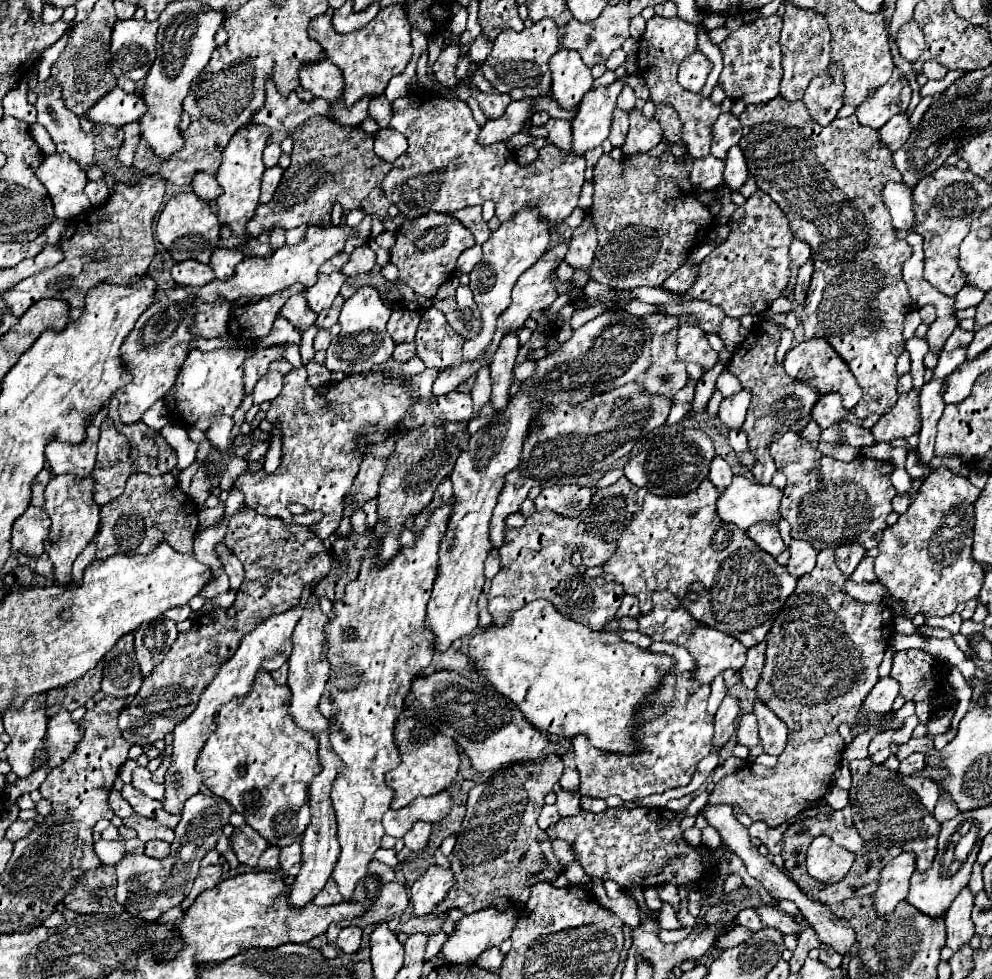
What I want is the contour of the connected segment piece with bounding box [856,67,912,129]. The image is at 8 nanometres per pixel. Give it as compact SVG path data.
M894 67L888 83L872 91L872 95L868 95L868 99L860 103L860 107L856 107L858 123L872 129L882 127L890 117L898 115L900 111L906 111L910 103L910 93L912 89L908 79L898 67Z

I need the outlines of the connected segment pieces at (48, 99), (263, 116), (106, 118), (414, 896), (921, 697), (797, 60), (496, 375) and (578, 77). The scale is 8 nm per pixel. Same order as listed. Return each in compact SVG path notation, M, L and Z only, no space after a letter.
M48 79L46 83L36 87L38 93L38 101L36 101L36 111L38 111L38 123L44 125L56 145L56 149L60 153L68 153L72 159L76 159L76 163L80 163L80 167L86 171L88 165L96 163L96 149L94 149L94 138L98 134L98 129L92 130L89 133L84 133L78 125L78 117L68 111L64 107L62 95L60 95L60 85L54 79Z
M272 77L266 79L266 101L260 111L256 111L250 123L260 123L270 129L270 141L280 143L282 139L290 137L294 129L312 115L326 115L328 117L328 101L312 99L310 103L298 99L296 93L282 97Z
M114 87L106 97L102 97L88 113L92 123L108 123L122 127L134 123L144 115L144 99L136 93L124 93L120 87Z
M432 865L414 885L410 887L410 903L414 907L414 915L422 917L432 913L434 905L440 903L450 887L454 885L454 875L450 869L442 869Z
M922 649L898 651L892 659L890 675L900 683L900 695L906 701L938 705L940 697L946 695L940 661Z
M788 3L784 13L784 27L780 33L780 47L784 51L780 97L792 103L802 101L802 95L808 89L808 83L816 75L822 75L822 71L826 71L826 65L830 65L830 31L824 17L812 9L800 9Z
M512 331L502 337L498 351L494 353L494 359L490 363L490 377L492 377L490 403L496 409L496 413L504 411L504 407L510 403L508 389L514 383L514 359L516 359L518 349L520 349L518 337Z
M564 47L556 55L552 55L548 67L552 71L552 97L564 109L576 107L594 83L590 67L582 63L578 51Z

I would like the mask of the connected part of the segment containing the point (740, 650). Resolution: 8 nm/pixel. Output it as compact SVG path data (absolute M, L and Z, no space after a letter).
M654 591L652 593L652 611L640 613L638 619L638 631L648 635L652 641L668 641L680 647L686 647L690 655L696 661L696 669L692 671L692 679L696 683L712 683L716 675L720 675L726 669L738 671L746 663L746 647L736 641L732 635L724 635L720 631L714 631L706 627L704 623L698 623L692 619L692 615L682 607L682 603L668 591Z

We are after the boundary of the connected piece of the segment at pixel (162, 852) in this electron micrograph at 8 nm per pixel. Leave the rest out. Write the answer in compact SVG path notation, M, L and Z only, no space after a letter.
M148 841L146 843L146 855L148 857L164 859L164 857L168 857L168 853L170 853L170 845L164 841Z

